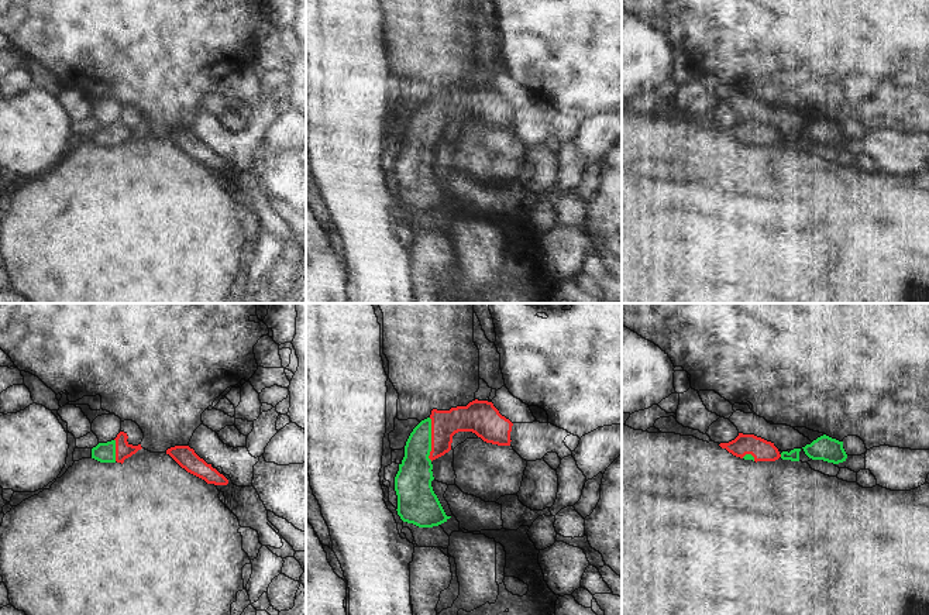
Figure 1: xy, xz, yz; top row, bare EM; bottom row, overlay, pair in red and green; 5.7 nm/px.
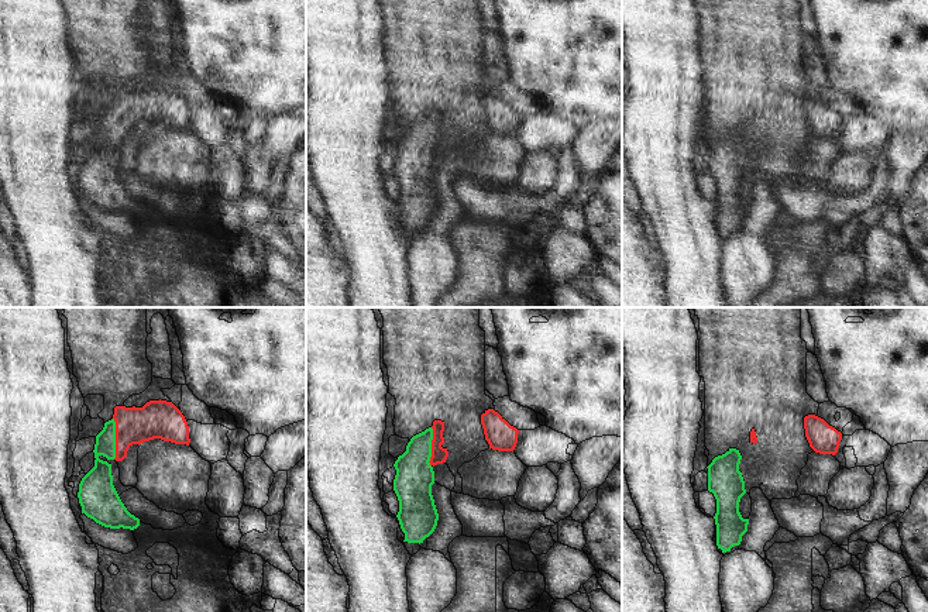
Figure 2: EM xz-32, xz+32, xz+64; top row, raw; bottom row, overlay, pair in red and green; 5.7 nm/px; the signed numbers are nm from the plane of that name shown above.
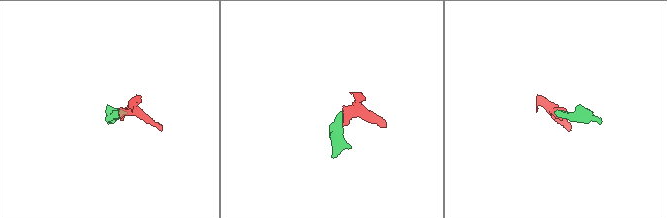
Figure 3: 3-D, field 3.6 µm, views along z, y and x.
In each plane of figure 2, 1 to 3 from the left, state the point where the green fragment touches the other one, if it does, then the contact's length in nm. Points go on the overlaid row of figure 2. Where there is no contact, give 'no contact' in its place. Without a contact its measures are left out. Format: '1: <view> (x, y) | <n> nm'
1: xz-32 (116, 439) | 240 nm
2: xz+32 (432, 447) | 220 nm
3: no contact

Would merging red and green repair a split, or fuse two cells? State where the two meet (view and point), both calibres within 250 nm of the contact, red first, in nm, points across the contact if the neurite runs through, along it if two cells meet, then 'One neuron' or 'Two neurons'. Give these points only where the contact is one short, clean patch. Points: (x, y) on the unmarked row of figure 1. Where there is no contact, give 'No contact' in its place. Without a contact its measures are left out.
Touches red at xz (432, 123). Thickness 160 nm (red) against 200 nm. One neuron.

